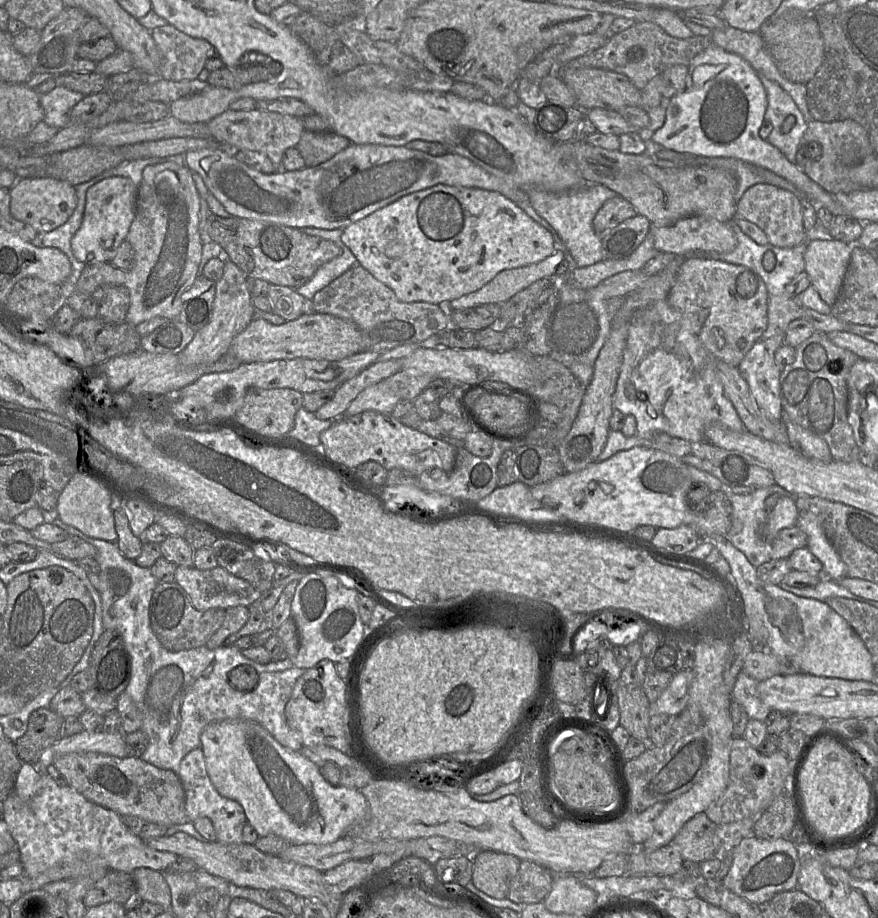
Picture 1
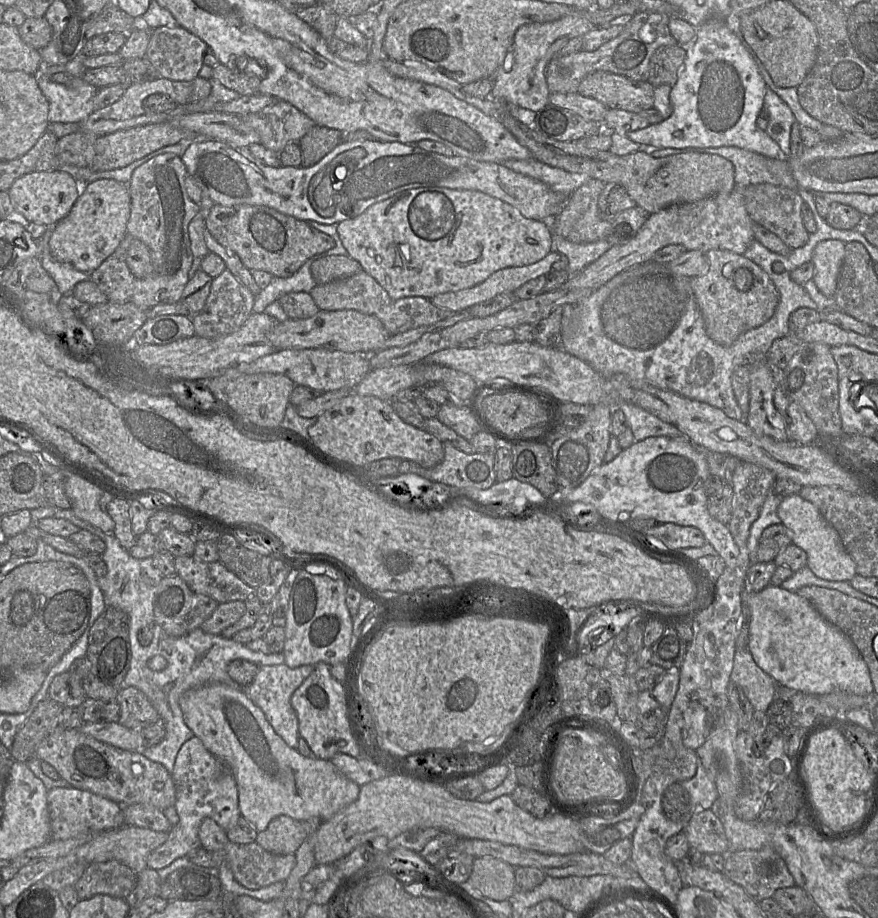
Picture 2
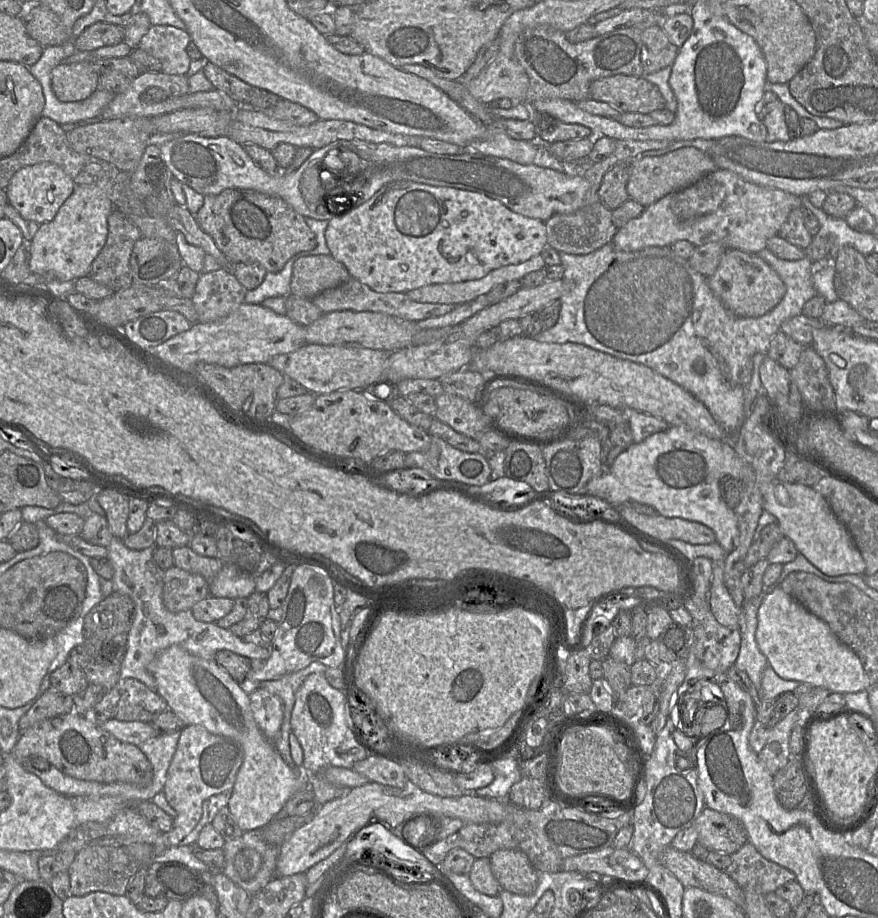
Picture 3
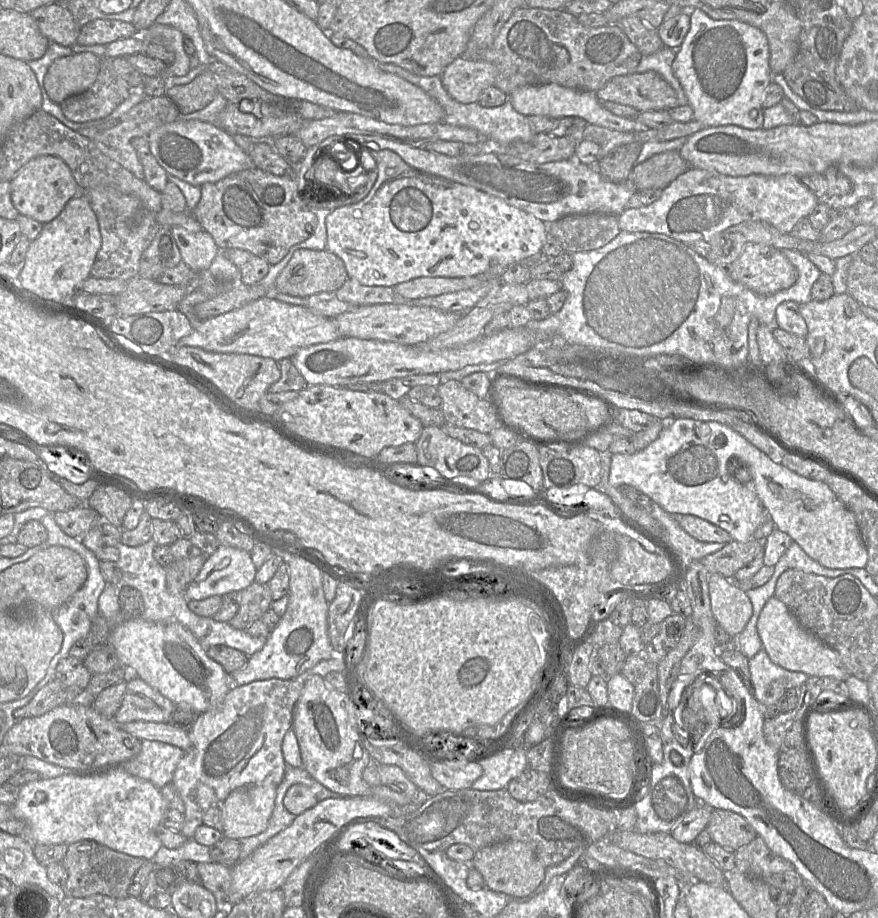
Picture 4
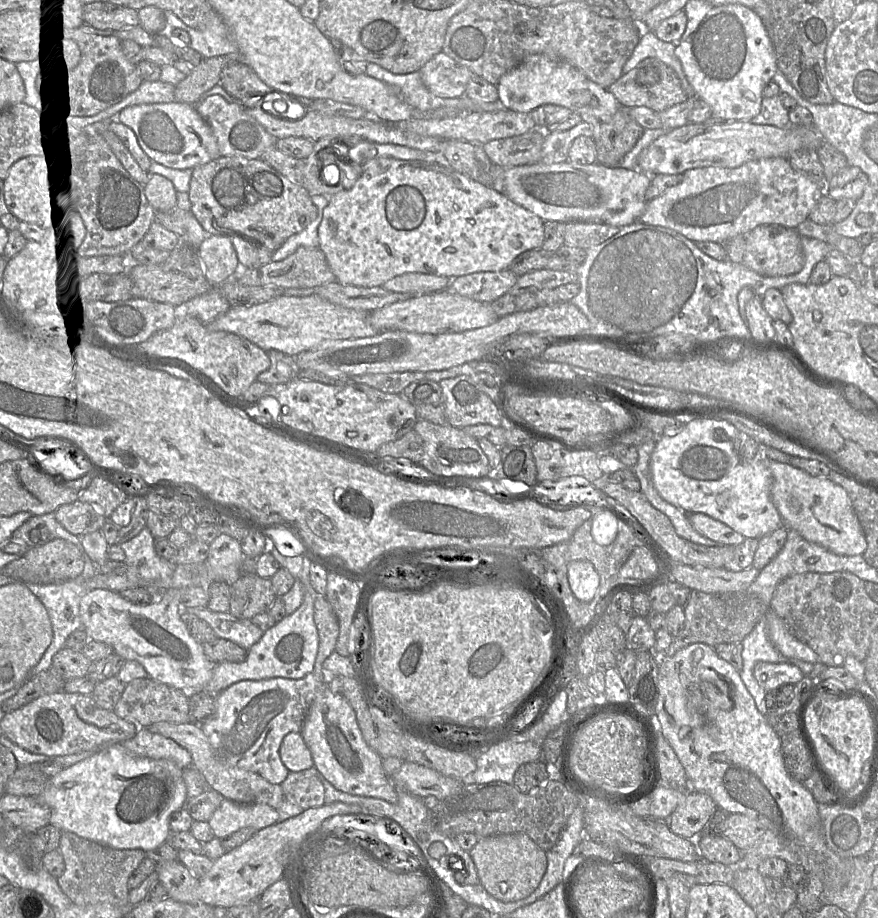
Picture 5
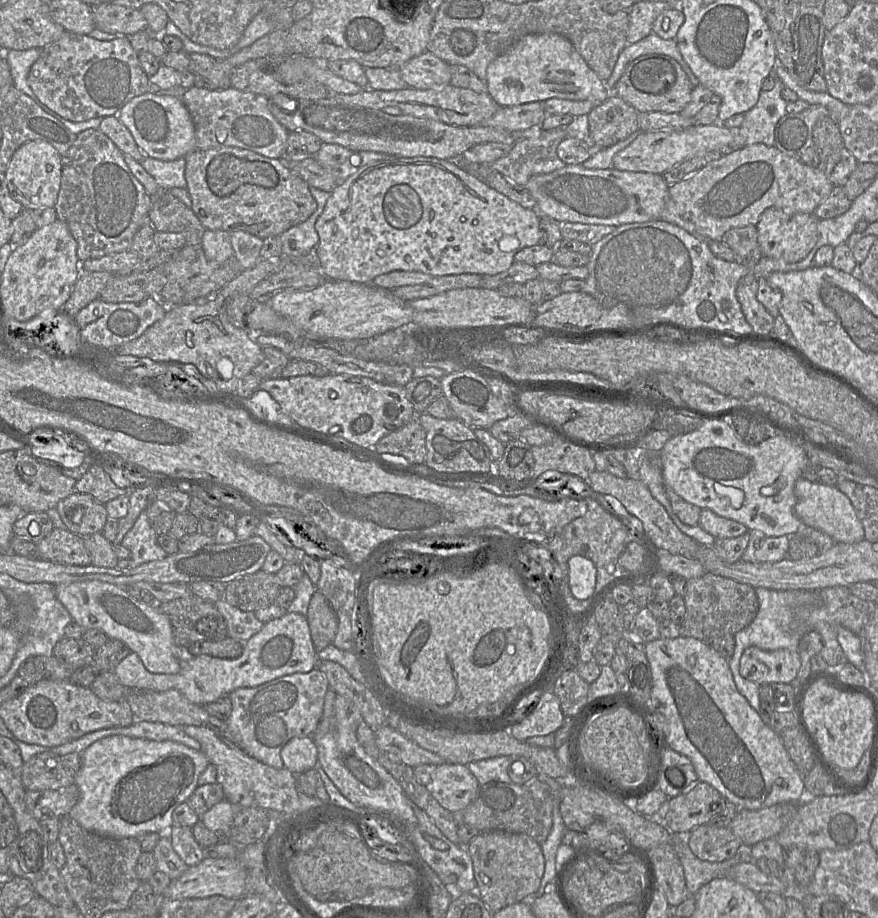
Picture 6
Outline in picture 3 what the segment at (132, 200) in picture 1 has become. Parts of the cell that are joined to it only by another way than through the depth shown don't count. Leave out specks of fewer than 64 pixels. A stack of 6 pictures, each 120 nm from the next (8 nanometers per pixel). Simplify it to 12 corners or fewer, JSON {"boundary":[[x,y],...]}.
{"boundary":[[75,186],[29,242],[30,270],[88,276],[115,209],[96,186]]}

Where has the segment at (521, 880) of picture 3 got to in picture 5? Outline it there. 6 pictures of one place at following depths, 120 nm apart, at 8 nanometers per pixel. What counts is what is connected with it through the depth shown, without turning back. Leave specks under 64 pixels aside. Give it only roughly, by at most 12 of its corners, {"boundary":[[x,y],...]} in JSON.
{"boundary":[[525,833],[479,837],[479,884],[502,902],[528,897],[547,869]]}

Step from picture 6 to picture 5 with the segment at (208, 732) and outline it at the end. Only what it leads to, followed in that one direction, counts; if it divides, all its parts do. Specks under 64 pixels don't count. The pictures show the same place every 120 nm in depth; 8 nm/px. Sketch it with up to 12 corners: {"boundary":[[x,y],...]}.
{"boundary":[[196,723],[151,732],[185,748],[211,789],[239,804],[283,801],[281,785],[220,763]]}

